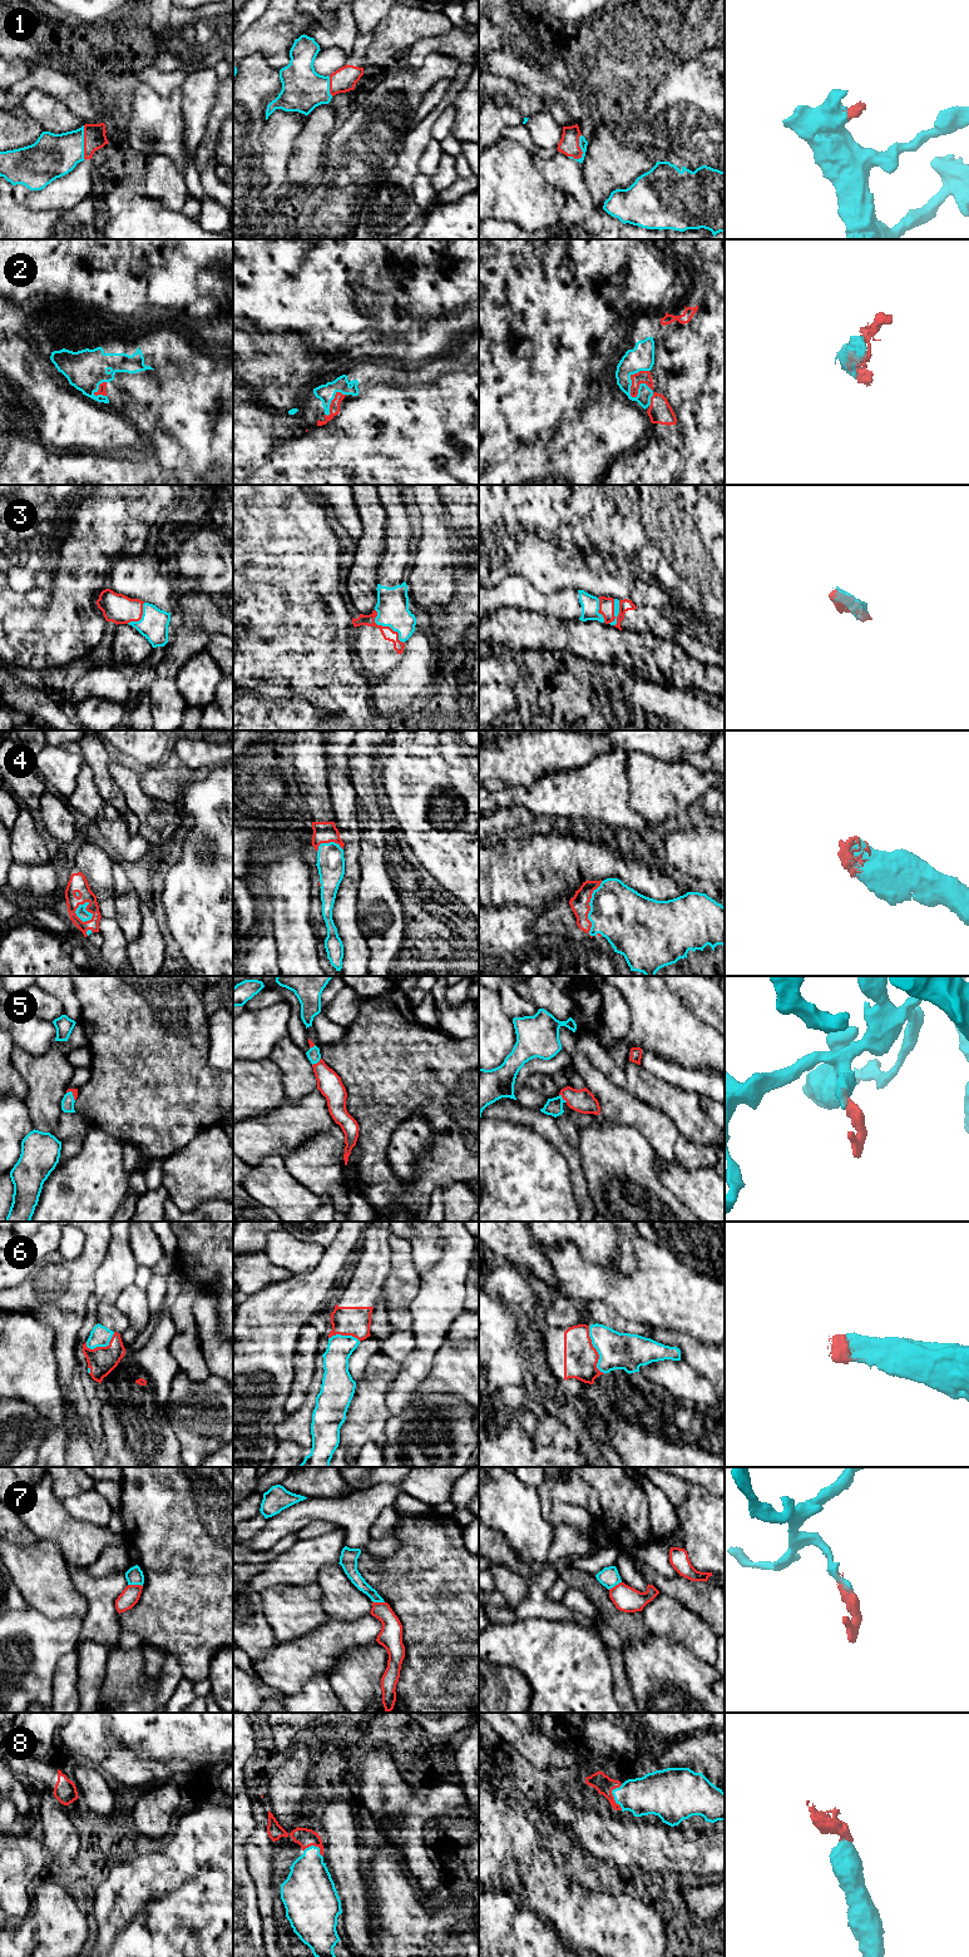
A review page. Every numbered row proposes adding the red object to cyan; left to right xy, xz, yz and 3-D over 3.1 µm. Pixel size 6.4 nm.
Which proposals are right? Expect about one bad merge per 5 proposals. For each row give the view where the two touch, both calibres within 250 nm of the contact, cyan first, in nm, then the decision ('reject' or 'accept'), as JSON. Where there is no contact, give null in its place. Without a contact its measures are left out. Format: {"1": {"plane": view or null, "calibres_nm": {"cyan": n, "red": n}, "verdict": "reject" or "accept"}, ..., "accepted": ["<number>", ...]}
{"1": {"plane": "yz", "calibres_nm": {"cyan": 60, "red": 130}, "verdict": "accept"}, "2": {"plane": "yz", "calibres_nm": {"cyan": 160, "red": 80}, "verdict": "accept"}, "3": {"plane": "yz", "calibres_nm": {"cyan": 30, "red": 100}, "verdict": "accept"}, "4": {"plane": "yz", "calibres_nm": {"cyan": 360, "red": 120}, "verdict": "accept"}, "5": {"plane": "yz", "calibres_nm": {"cyan": 110, "red": 150}, "verdict": "accept"}, "6": {"plane": "yz", "calibres_nm": {"cyan": 240, "red": 220}, "verdict": "accept"}, "7": {"plane": "xy", "calibres_nm": {"cyan": 110, "red": 120}, "verdict": "reject"}, "8": {"plane": "yz", "calibres_nm": {"cyan": 260, "red": 120}, "verdict": "accept"}, "accepted": ["1", "2", "3", "4", "5", "6", "8"]}

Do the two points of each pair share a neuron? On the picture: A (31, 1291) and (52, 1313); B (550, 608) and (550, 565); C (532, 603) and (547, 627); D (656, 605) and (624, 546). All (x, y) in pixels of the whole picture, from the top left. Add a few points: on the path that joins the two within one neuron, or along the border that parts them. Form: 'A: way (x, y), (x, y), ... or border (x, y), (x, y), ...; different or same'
A: way (35, 1296), (48, 1308); same
B: border (525, 578), (544, 594), (567, 588), (577, 590); different
C: border (509, 607), (517, 610), (530, 610), (567, 620); different
D: border (644, 575), (668, 594); different

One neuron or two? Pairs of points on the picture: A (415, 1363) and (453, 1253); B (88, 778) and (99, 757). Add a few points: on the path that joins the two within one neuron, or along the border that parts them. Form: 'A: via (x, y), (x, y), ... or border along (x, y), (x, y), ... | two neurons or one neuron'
A: via (430, 1336), (433, 1311), (440, 1301), (445, 1281) | one neuron
B: border along (84, 761), (92, 771), (94, 784), (99, 789) | two neurons

